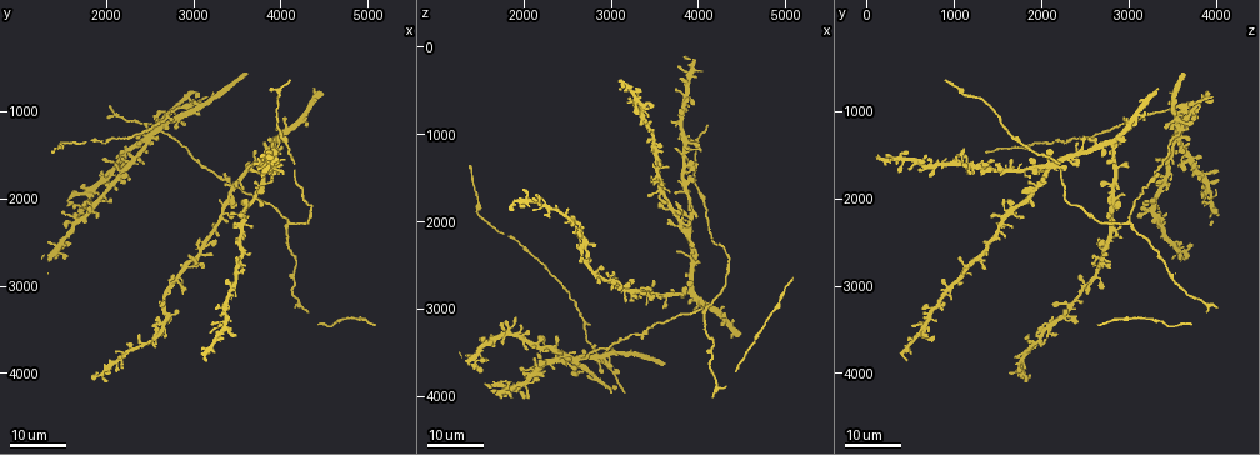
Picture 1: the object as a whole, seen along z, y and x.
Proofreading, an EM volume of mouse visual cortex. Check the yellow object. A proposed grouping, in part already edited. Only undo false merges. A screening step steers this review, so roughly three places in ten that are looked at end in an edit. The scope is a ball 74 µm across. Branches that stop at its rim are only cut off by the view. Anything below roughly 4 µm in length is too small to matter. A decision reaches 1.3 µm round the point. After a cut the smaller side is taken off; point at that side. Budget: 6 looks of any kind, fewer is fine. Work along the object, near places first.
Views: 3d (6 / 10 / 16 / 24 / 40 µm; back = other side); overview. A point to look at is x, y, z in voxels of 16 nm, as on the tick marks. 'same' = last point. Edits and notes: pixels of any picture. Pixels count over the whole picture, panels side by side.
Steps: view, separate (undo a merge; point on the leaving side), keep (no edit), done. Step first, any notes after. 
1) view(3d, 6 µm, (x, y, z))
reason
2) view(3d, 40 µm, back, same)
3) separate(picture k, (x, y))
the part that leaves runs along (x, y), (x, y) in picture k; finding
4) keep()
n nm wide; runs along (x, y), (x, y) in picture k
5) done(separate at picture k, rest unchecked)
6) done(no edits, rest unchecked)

view(3d, 24 µm, (4350, 2250, 2700))

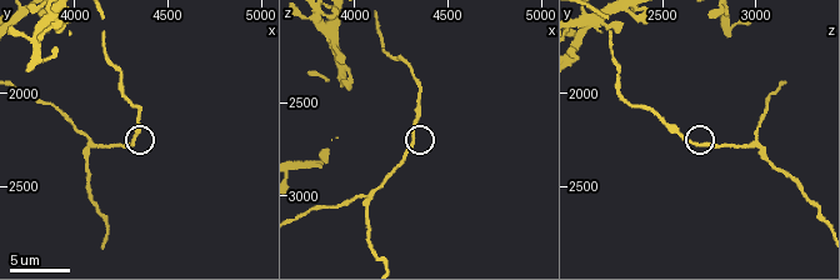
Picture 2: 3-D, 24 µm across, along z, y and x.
view(3d, 10 µm, (4320, 2280, 2660))

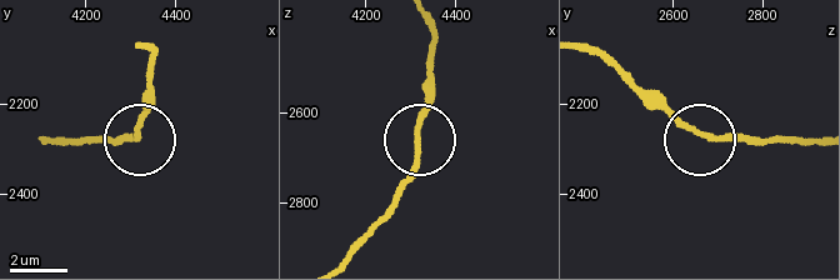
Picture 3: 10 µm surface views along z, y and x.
keep()
runs along (416, 145), (414, 171), (395, 205) in picture 3; one neuron here

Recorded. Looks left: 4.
view(3d, 16 µm, (4060, 2260, 3000))
branch point

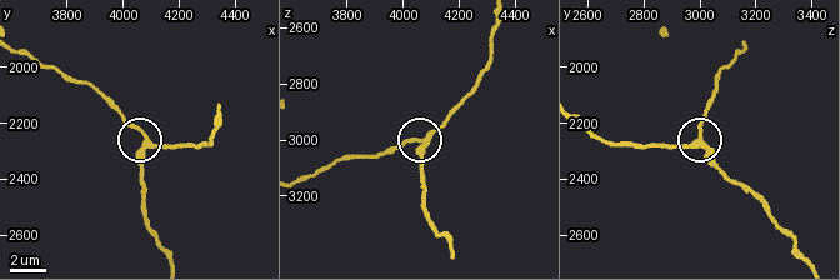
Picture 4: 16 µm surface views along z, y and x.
keep()
runs along (210, 145), (145, 143), (144, 188) in picture 4; one neuron here

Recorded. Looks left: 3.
view(3d, 16 µm, (2900, 950, 3600))

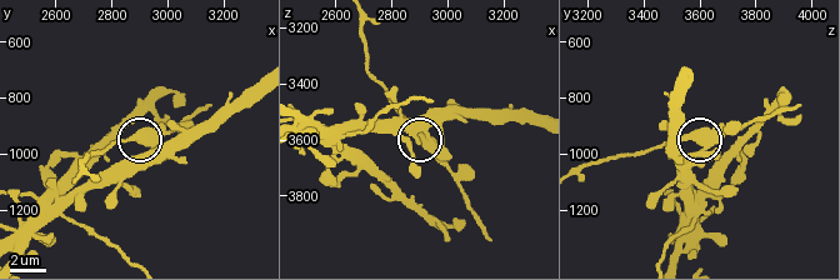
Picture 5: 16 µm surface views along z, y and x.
view(3d, 10 µm, (2900, 920, 3590))
zoom in

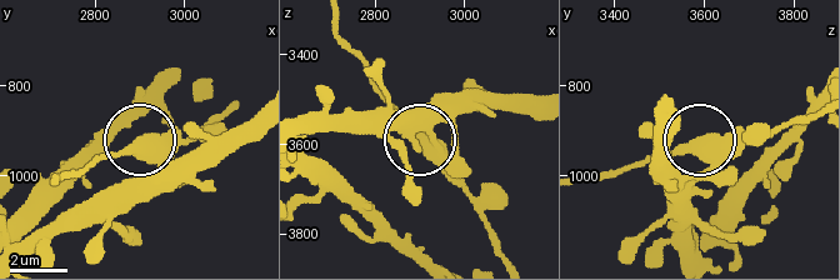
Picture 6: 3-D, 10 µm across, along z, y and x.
keep()
460 nm wide; all the same neuron

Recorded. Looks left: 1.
done(no edits, rest unchecked)

